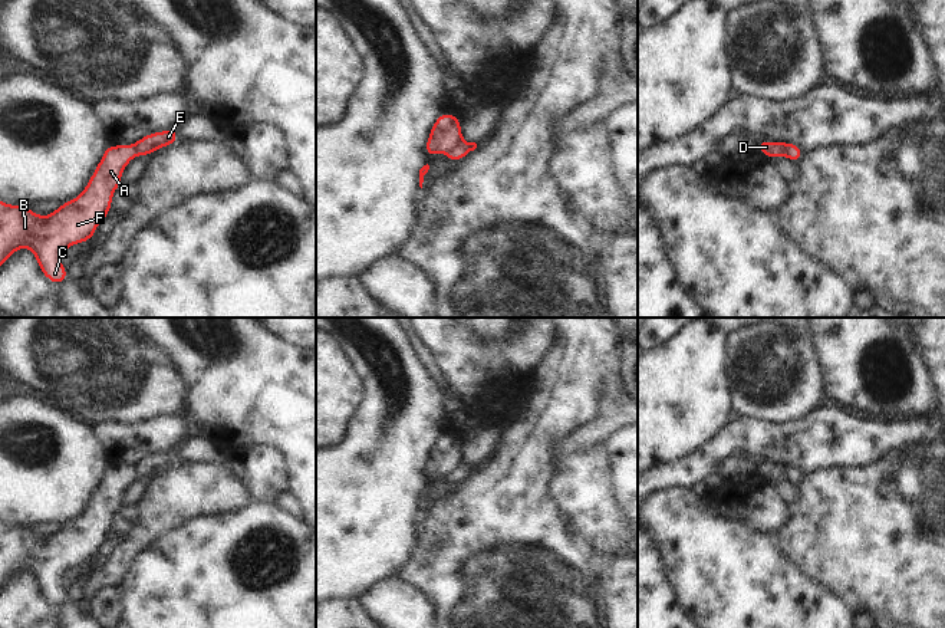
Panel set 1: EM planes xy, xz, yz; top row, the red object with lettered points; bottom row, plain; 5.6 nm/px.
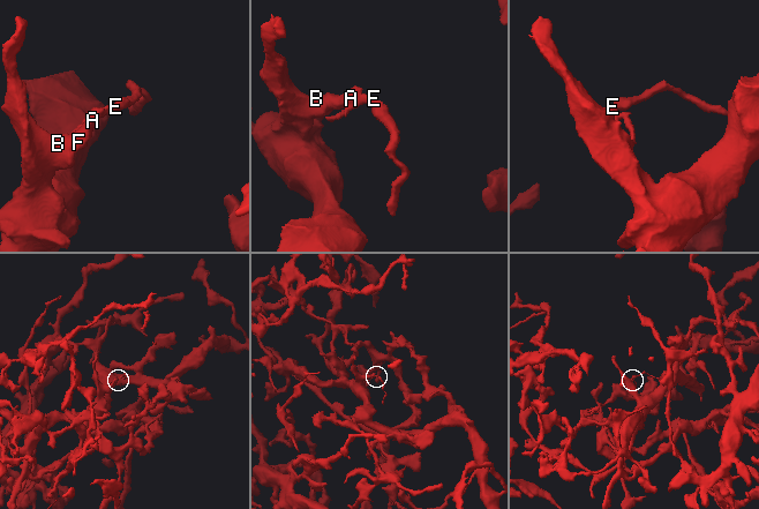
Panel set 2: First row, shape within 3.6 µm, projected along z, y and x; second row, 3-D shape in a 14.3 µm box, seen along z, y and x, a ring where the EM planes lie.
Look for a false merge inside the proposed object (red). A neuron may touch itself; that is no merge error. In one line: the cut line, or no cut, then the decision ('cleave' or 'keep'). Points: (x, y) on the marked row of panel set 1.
cut in xz along (461, 140), (447, 151); cleave

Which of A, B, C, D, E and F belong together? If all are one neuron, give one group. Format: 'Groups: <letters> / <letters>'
Groups: A B C D F / E.

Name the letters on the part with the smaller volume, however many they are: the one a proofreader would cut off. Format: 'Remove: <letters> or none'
Remove: E

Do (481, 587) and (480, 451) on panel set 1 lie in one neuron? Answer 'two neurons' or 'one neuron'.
two neurons

